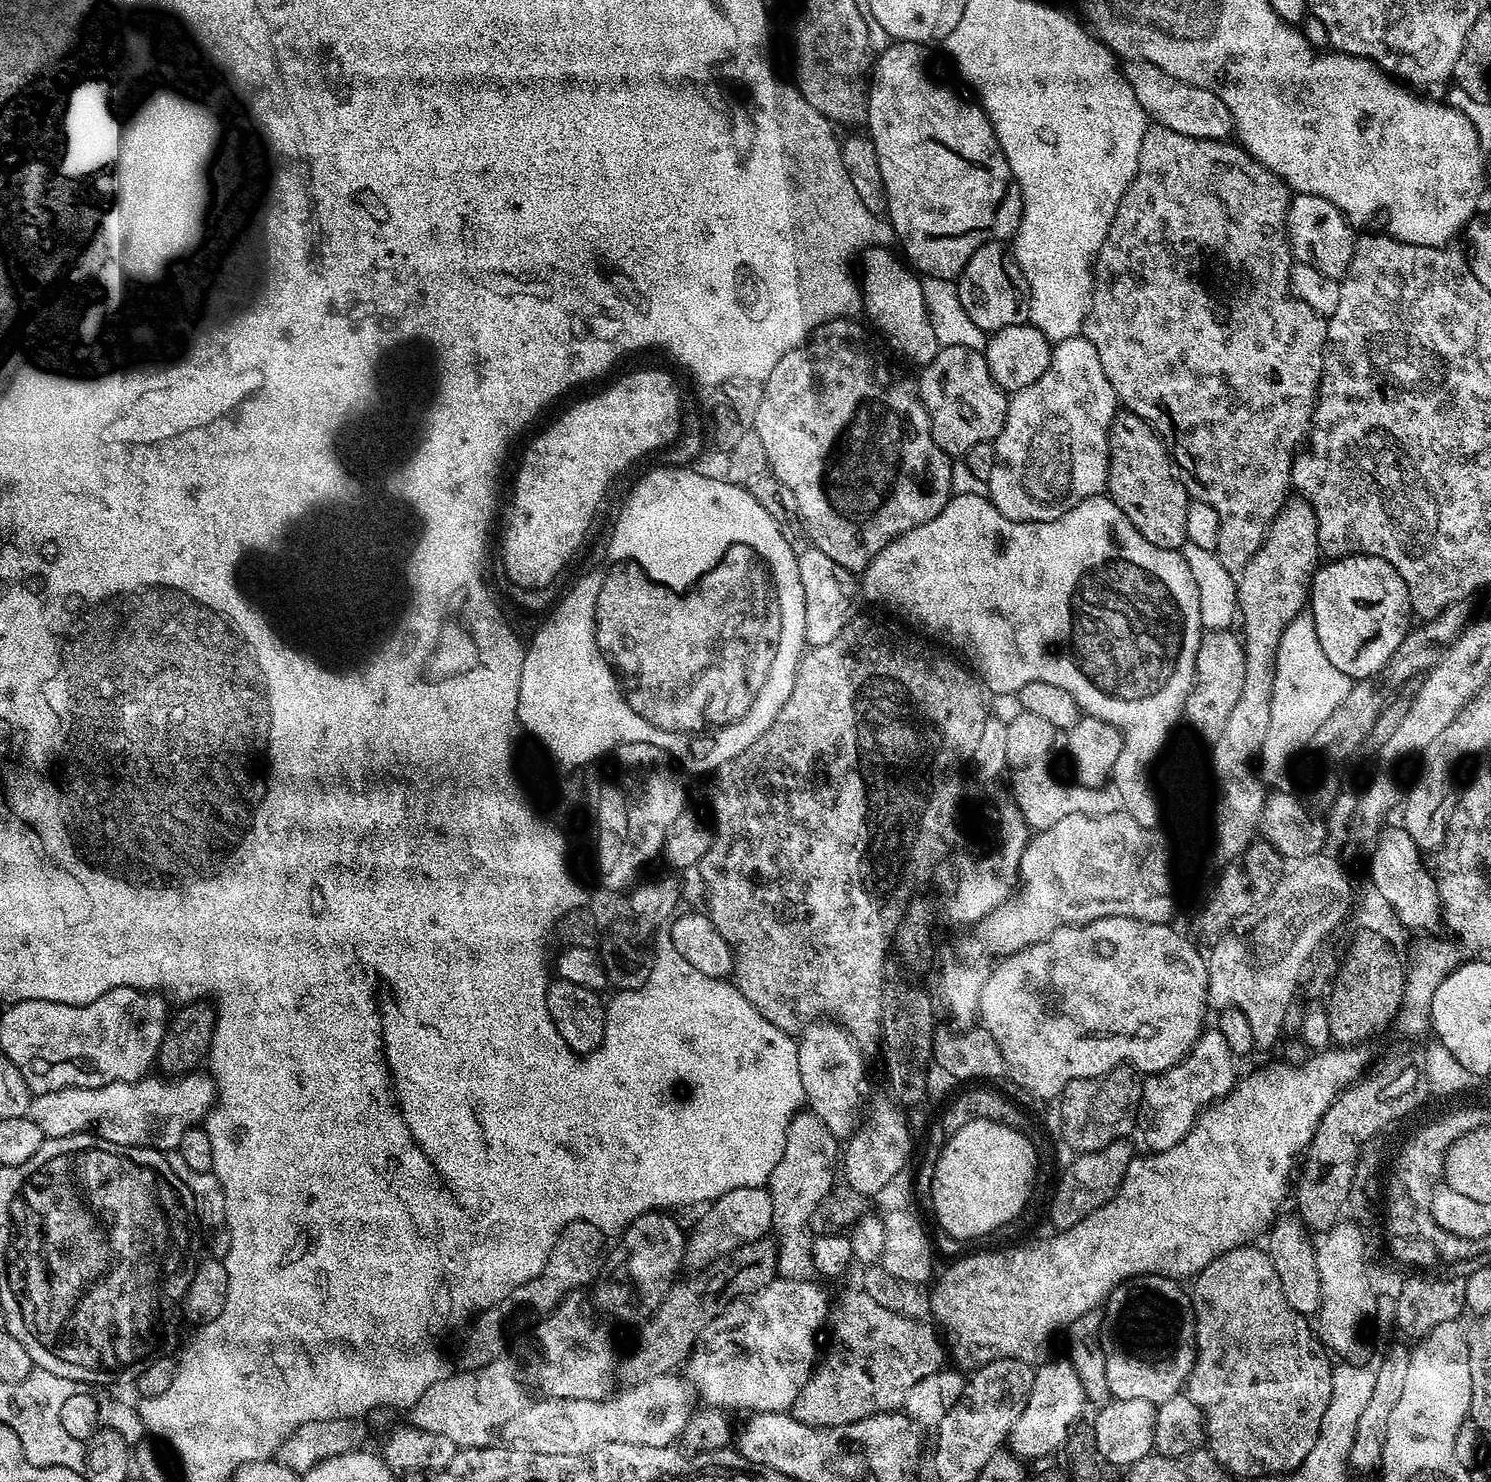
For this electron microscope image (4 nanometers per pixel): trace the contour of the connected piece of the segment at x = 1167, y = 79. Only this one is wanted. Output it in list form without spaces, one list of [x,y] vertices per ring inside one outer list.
[[[1145,60],[1125,63],[1122,71],[1128,77],[1128,85],[1134,90],[1134,98],[1138,98],[1142,110],[1153,125],[1178,130],[1178,134],[1203,140],[1228,140],[1233,135],[1230,110],[1226,110],[1222,98],[1210,94],[1210,90],[1190,86]]]

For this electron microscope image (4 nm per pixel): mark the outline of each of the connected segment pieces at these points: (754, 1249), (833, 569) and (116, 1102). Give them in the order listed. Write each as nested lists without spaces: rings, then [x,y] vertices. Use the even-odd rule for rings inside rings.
[[[763,1238],[734,1249],[724,1257],[719,1257],[712,1265],[706,1266],[700,1271],[693,1271],[685,1275],[686,1278],[677,1279],[668,1293],[664,1295],[664,1301],[660,1304],[658,1318],[644,1321],[644,1341],[616,1365],[616,1378],[621,1385],[631,1386],[646,1382],[648,1379],[658,1378],[676,1370],[676,1367],[689,1355],[693,1355],[698,1343],[698,1338],[705,1335],[715,1325],[716,1317],[720,1316],[734,1301],[747,1298],[762,1290],[772,1280],[777,1279],[776,1271],[776,1246],[771,1239]]]
[[[815,546],[797,555],[798,578],[802,597],[802,640],[808,648],[826,646],[837,636],[853,615],[852,603],[858,596],[857,577],[846,566],[838,566],[830,554],[822,554]],[[852,612],[852,613],[851,613]]]
[[[193,1070],[171,1078],[149,1074],[129,1084],[120,1080],[101,1088],[63,1088],[41,1092],[33,1095],[27,1116],[38,1122],[38,1130],[42,1130],[46,1138],[53,1140],[75,1132],[88,1132],[123,1148],[157,1148],[164,1154],[179,1149],[182,1134],[188,1128],[197,1127],[214,1107],[212,1077],[201,1072]]]

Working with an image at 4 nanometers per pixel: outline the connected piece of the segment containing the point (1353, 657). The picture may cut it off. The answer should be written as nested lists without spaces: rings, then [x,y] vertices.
[[[1357,554],[1332,558],[1321,563],[1312,575],[1310,613],[1314,616],[1314,624],[1317,626],[1318,642],[1334,666],[1343,674],[1352,677],[1353,681],[1379,677],[1380,671],[1410,631],[1408,616],[1410,617],[1411,612],[1412,603],[1408,597],[1406,582],[1402,582],[1398,570],[1394,570],[1390,562],[1377,556]]]

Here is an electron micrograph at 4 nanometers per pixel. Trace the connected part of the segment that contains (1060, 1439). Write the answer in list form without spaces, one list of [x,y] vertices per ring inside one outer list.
[[[1061,1358],[1043,1364],[1035,1369],[1036,1377],[1028,1395],[1028,1404],[1006,1441],[1012,1455],[1025,1462],[1036,1460],[1039,1456],[1048,1456],[1051,1452],[1059,1453],[1065,1447],[1073,1429],[1081,1423],[1080,1415],[1083,1414],[1084,1408],[1086,1409],[1082,1382],[1071,1360]]]

